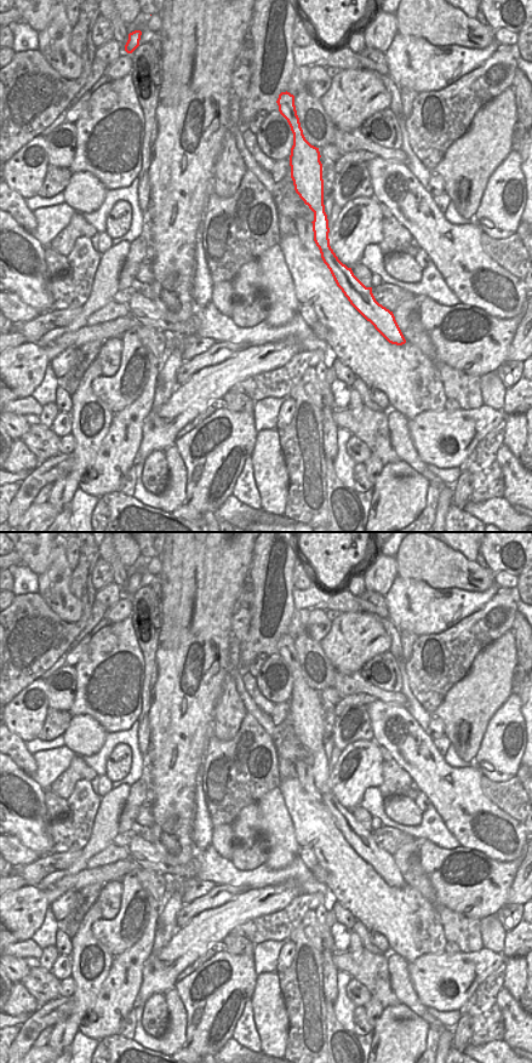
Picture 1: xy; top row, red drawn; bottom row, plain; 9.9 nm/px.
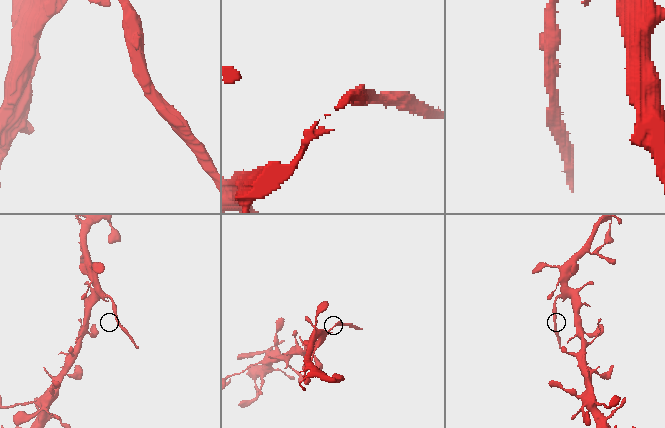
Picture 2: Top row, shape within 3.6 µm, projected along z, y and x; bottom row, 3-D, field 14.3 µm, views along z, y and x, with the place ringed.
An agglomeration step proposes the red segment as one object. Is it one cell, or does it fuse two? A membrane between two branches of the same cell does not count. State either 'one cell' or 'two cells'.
two cells

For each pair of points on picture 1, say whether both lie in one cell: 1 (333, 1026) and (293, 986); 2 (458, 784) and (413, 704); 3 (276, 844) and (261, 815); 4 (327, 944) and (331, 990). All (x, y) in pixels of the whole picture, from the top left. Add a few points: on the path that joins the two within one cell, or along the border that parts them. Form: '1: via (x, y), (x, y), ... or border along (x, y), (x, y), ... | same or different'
1: border along (325, 1001), (327, 1049) | different
2: border along (406, 708), (424, 731) | different
3: via (276, 836), (276, 830), (268, 822) | same
4: via (327, 955), (330, 979) | same

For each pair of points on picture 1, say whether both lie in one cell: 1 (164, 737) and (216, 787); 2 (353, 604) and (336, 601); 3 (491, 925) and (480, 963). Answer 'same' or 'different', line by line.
1: different
2: same
3: different

